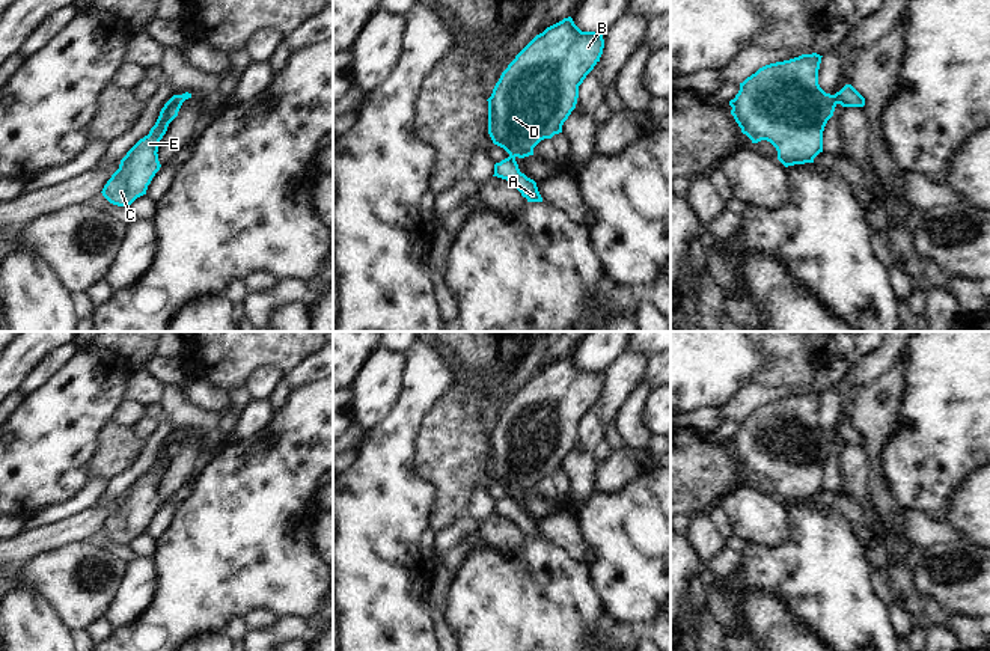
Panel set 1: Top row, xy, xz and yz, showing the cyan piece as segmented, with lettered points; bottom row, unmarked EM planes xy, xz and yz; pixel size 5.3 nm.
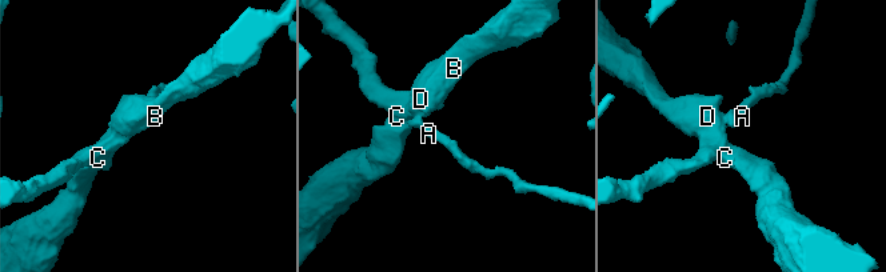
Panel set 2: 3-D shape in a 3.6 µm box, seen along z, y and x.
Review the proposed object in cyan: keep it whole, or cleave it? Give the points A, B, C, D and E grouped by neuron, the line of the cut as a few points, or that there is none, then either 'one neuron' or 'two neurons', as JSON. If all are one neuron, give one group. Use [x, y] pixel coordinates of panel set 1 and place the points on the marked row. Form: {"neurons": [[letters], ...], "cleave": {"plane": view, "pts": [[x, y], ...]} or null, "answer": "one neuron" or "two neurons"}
{"neurons": [["A"], ["B", "C", "D", "E"]], "cleave": {"plane": "yz", "pts": [[832, 95], [838, 103]]}, "answer": "two neurons"}

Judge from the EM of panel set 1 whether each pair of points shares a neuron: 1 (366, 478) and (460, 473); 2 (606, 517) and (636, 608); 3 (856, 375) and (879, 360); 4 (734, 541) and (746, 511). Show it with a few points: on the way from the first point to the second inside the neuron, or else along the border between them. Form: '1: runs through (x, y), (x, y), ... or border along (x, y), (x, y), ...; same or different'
1: border along (415, 440), (415, 469), (434, 487), (430, 510); different
2: runs through (627, 540), (635, 552), (635, 585); same
3: runs through (862, 372), (873, 365); same
4: border along (734, 534), (745, 540); different

